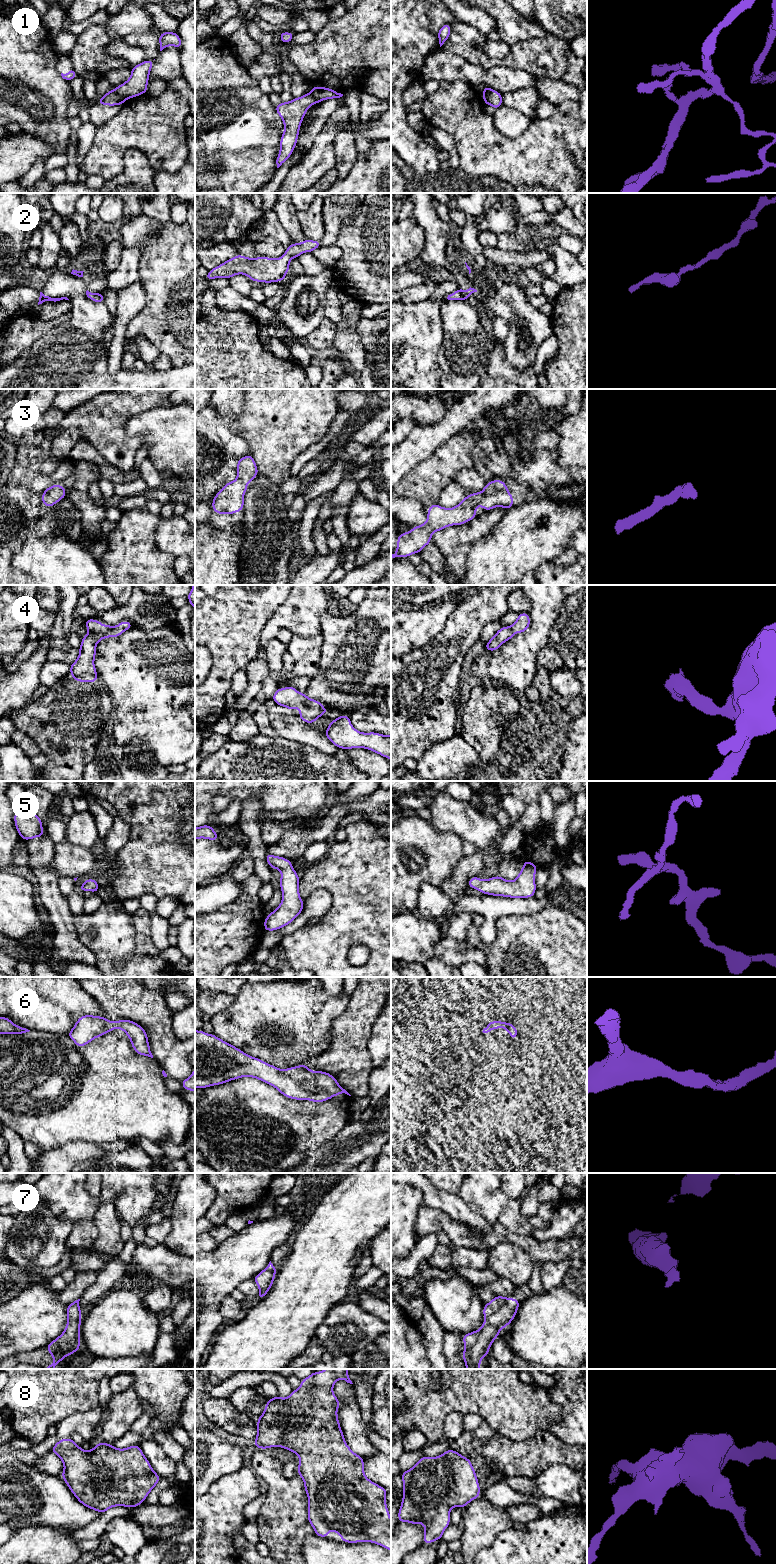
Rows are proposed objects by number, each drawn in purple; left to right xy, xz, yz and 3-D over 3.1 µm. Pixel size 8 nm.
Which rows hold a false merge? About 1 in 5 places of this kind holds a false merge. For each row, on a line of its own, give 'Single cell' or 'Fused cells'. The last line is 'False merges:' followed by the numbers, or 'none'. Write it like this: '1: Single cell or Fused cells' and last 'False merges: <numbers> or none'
1: Fused cells
2: Single cell
3: Single cell
4: Single cell
5: Single cell
6: Single cell
7: Single cell
8: Single cell
False merges: 1

